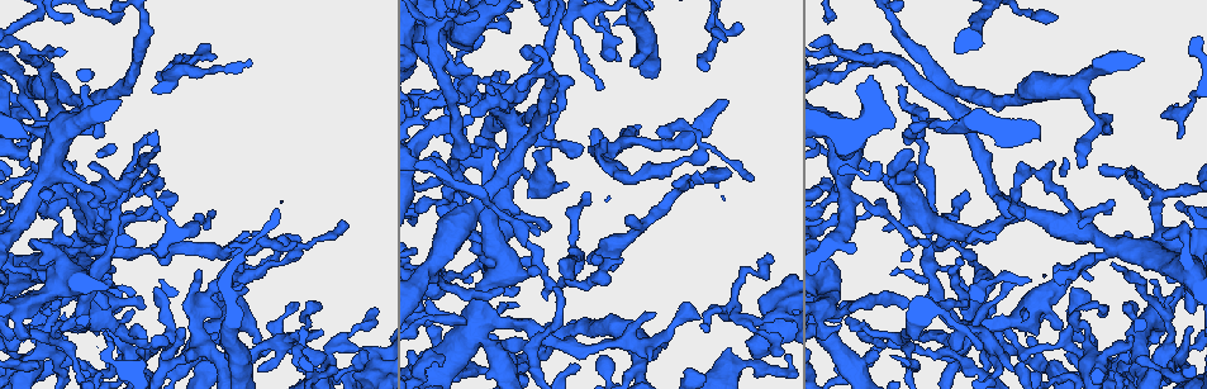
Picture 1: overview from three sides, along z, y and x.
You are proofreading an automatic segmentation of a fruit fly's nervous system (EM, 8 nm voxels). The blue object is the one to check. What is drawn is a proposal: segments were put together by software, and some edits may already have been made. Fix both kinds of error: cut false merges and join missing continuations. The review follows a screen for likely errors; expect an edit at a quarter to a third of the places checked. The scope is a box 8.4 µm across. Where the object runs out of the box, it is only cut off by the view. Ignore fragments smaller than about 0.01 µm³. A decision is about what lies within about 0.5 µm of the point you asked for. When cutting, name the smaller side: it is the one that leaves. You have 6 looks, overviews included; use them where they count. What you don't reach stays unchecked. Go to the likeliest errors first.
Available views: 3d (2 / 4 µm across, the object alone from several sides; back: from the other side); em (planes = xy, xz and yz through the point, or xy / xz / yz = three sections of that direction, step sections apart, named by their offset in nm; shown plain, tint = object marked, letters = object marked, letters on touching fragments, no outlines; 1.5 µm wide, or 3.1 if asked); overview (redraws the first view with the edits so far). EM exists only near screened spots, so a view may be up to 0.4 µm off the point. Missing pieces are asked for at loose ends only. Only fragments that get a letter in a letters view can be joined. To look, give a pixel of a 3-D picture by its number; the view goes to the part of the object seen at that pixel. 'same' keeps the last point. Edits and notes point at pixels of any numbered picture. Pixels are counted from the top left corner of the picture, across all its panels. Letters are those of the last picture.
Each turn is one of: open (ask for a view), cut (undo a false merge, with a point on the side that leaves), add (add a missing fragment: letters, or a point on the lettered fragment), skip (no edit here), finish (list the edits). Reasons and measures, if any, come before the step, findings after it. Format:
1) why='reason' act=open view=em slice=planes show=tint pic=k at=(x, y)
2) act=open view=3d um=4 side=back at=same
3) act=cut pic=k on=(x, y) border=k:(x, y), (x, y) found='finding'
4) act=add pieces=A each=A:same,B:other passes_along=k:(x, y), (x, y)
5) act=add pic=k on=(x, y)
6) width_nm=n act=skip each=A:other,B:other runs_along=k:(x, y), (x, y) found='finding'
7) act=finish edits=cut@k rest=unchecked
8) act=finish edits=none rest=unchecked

why='an open end' act=open view=em slice=xz step=8 show=letters pic=1 at=(483, 39)

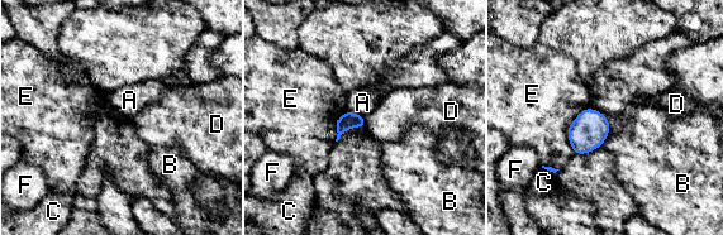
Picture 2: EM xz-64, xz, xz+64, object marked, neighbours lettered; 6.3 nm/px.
width_nm=110 act=skip each=A:other,B:other,C:other,D:other,E:other,F:other border=2:(608, 119), (610, 130) found='none of them fits'

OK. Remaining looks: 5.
why='branch stops here' act=open view=3d um=2 side=back pic=1 at=(358, 352)

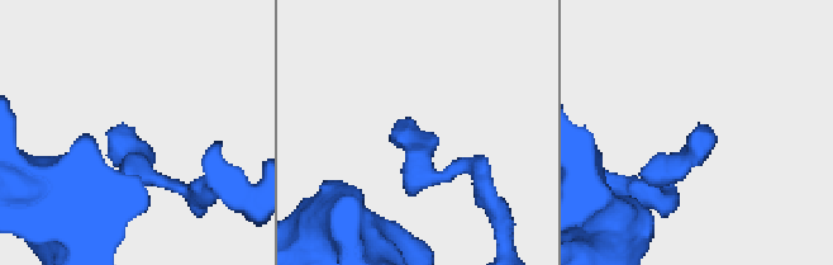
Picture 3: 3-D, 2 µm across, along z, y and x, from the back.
why='shape alone is not enough' act=open view=em slice=planes show=plain pic=3 at=(417, 128)

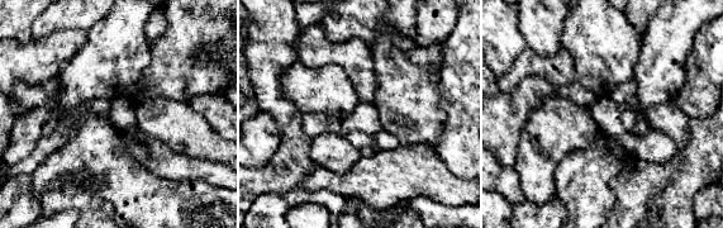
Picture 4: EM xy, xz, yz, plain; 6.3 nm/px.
why='what lies round it' act=open view=em slice=planes show=letters at=same

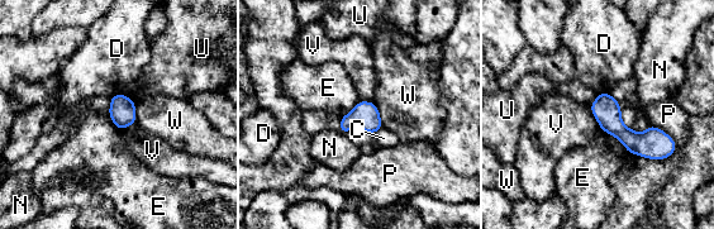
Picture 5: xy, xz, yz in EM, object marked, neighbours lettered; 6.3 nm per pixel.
width_nm=180 act=skip each=C:other,D:other,E:other,N:other,P:other,U:other,V:other,W:other border=5:(109, 99), (109, 119), (119, 132) found='no lettered fragment goes on from it'

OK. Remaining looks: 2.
why='branch stops here' act=open view=em slice=planes show=letters pic=1 at=(710, 331)

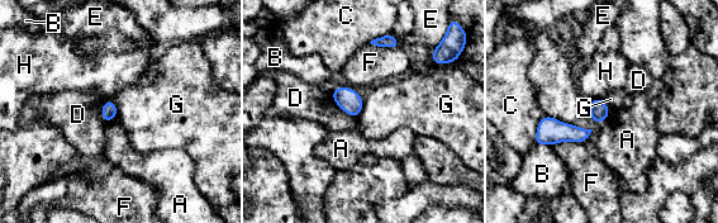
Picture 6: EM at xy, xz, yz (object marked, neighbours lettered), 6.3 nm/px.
act=skip each=A:other,B:other,C:other,D:other,E:other,F:other,G:other,H:other border=6:(112, 99), (118, 117) found='none of them fits'

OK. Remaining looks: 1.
act=finish edits=none rest=unchecked

